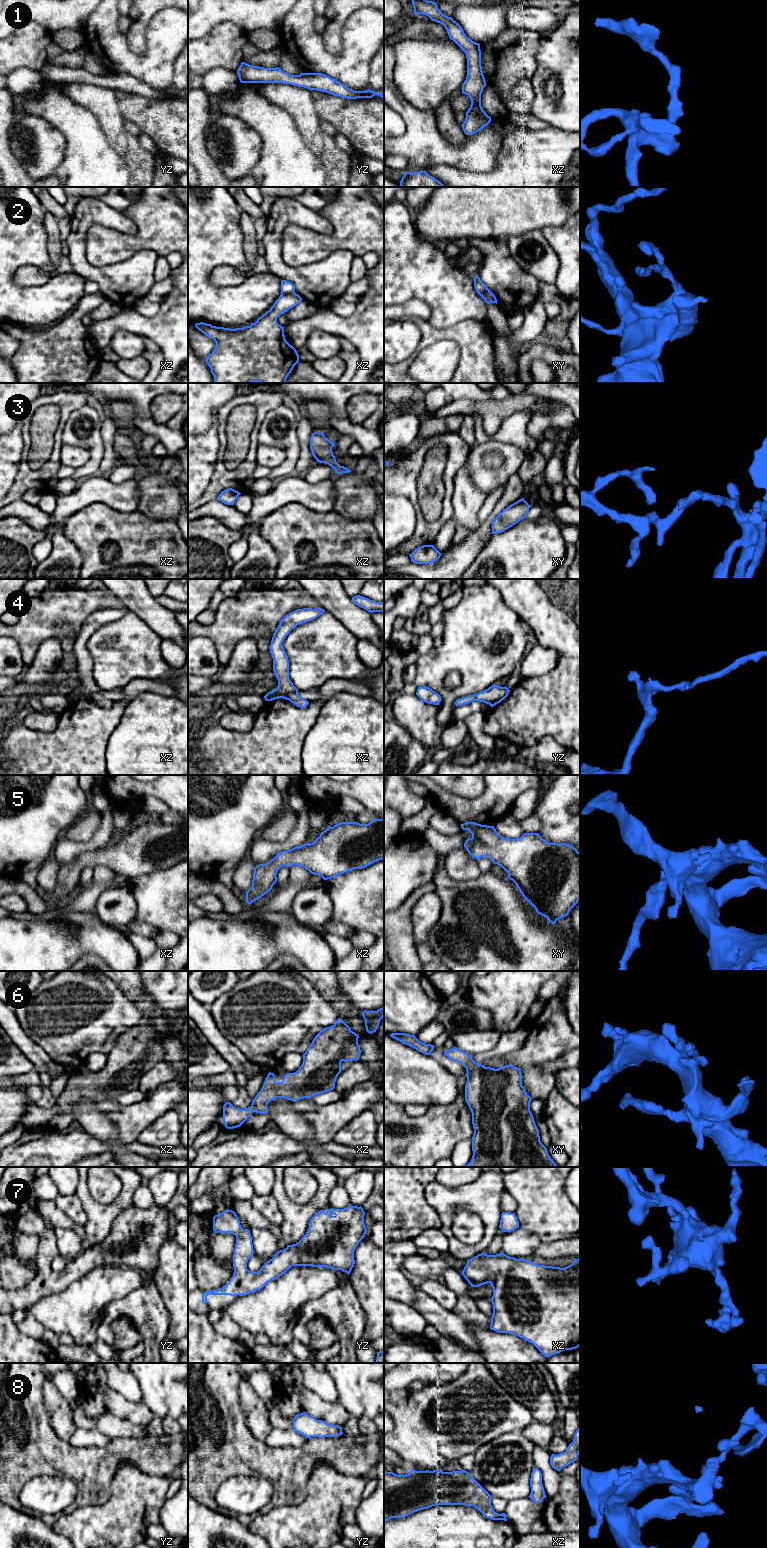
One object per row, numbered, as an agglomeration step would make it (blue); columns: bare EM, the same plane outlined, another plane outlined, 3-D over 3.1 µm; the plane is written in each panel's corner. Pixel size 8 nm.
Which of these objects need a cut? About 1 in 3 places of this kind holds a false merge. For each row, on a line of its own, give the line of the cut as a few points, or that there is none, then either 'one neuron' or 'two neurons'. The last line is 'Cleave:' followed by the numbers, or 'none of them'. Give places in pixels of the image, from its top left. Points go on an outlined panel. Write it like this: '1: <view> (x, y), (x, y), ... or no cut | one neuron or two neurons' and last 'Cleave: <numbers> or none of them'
1: no cut | one neuron
2: xz (293, 291), (281, 294) | two neurons
3: no cut | one neuron
4: no cut | one neuron
5: no cut | one neuron
6: no cut | one neuron
7: no cut | one neuron
8: no cut | one neuron
Cleave: 2

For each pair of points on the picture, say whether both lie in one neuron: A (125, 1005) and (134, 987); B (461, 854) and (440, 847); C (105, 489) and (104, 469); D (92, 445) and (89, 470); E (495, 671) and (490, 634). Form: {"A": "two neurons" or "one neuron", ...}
{"A": "two neurons", "B": "two neurons", "C": "two neurons", "D": "one neuron", "E": "one neuron"}

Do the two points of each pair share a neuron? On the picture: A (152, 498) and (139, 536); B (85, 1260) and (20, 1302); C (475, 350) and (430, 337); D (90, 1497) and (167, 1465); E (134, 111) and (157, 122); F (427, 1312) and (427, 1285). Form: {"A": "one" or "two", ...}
{"A": "two", "B": "one", "C": "one", "D": "one", "E": "one", "F": "two"}

